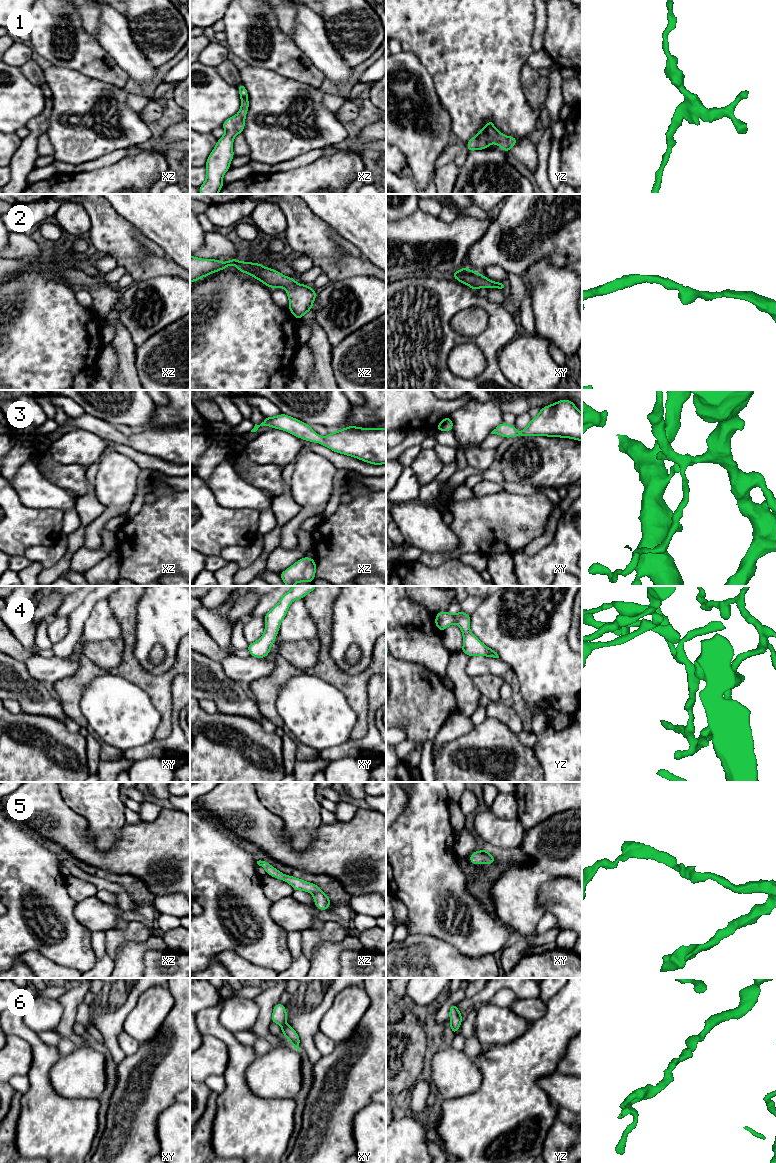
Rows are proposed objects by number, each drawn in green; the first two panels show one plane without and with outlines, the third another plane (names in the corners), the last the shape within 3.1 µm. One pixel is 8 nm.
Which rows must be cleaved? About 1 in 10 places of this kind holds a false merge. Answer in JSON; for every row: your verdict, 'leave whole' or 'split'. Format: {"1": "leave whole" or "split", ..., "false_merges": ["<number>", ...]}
{"1": "leave whole", "2": "leave whole", "3": "leave whole", "4": "leave whole", "5": "leave whole", "6": "leave whole", "false_merges": []}

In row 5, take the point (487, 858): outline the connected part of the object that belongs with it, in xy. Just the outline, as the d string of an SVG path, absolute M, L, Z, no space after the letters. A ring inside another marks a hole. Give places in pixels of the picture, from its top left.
M485 849L473 852L469 858L469 861L472 864L490 865L491 863L495 863L496 859L489 853L487 849Z

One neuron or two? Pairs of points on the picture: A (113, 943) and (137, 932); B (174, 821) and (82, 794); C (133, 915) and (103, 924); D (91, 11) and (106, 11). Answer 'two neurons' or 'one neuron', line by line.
A: one neuron
B: two neurons
C: one neuron
D: two neurons

